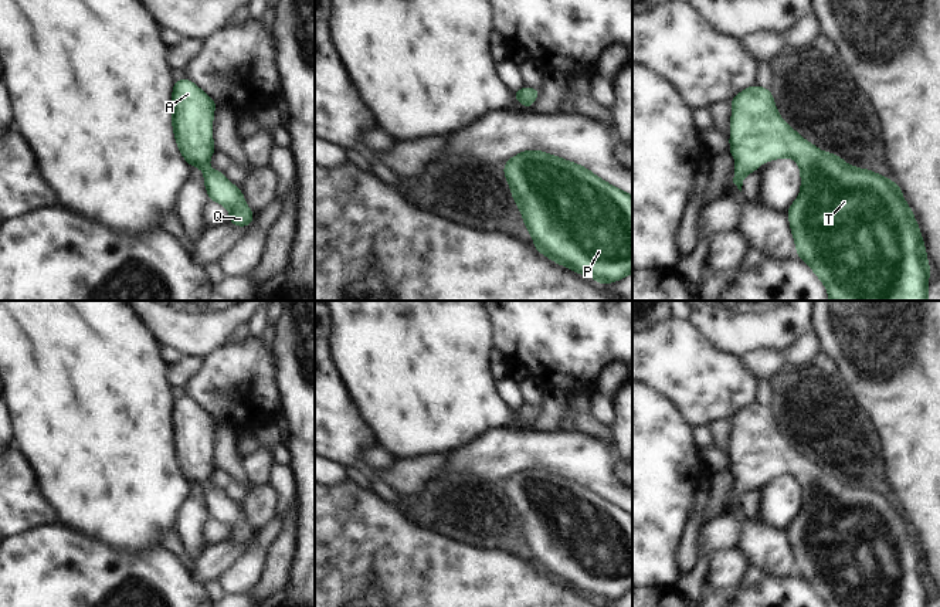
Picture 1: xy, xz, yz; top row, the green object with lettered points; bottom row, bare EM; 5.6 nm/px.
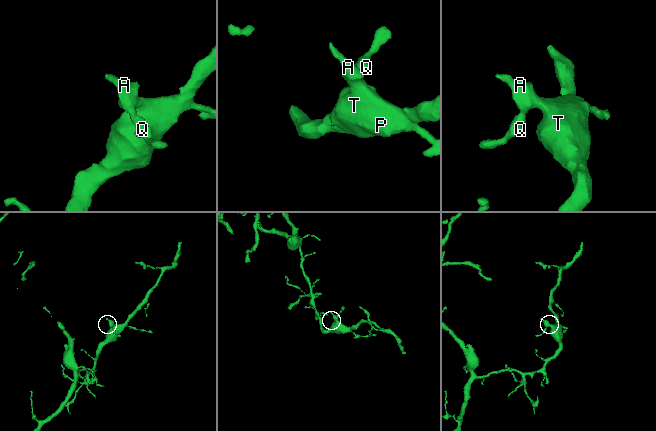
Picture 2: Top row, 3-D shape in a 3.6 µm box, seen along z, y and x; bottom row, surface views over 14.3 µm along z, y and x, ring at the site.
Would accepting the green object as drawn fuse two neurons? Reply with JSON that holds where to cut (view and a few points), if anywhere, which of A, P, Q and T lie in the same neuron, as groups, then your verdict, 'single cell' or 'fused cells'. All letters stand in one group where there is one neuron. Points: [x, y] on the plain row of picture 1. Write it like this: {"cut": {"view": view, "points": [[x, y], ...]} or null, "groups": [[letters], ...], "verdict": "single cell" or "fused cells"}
{"cut": null, "groups": [["A", "P", "Q", "T"]], "verdict": "single cell"}

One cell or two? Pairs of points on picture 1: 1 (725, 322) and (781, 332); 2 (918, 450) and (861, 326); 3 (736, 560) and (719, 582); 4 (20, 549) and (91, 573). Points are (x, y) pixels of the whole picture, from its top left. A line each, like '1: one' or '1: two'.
1: one
2: one
3: one
4: one

